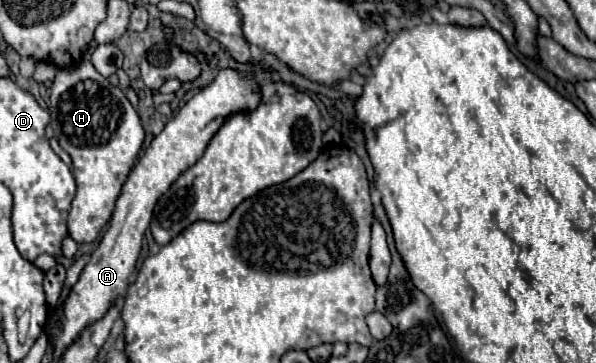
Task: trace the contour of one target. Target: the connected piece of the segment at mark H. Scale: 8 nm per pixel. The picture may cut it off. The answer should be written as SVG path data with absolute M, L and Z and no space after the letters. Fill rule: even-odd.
M81 61L73 69L57 67L49 115L55 139L73 159L71 173L77 183L77 195L67 217L69 237L77 243L93 243L115 211L115 201L137 161L145 131L125 93L99 75L89 61Z

